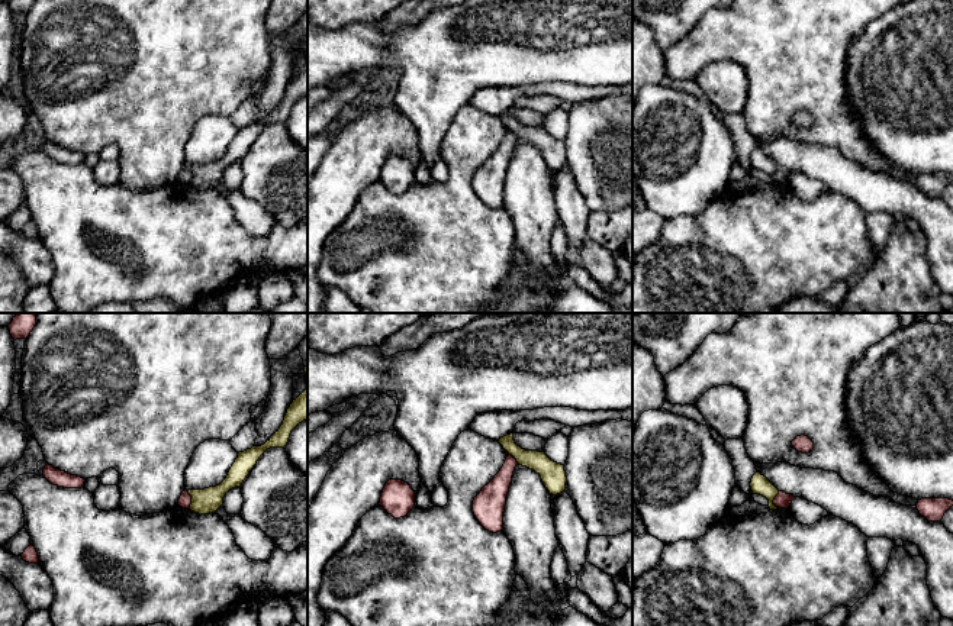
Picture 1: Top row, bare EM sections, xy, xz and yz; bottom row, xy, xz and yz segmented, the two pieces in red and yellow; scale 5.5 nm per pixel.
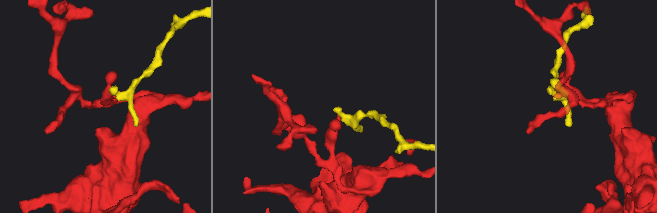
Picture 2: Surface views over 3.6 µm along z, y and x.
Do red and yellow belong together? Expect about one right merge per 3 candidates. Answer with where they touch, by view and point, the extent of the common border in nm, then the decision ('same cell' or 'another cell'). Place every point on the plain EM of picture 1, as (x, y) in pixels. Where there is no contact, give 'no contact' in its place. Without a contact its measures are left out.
xy (190, 174) | 110 nm | another cell

